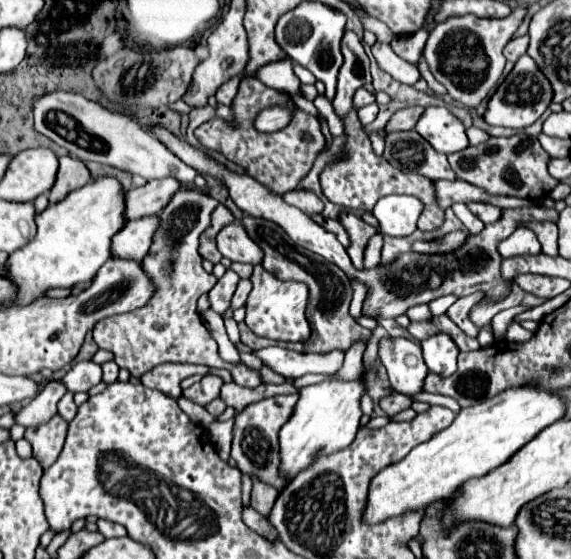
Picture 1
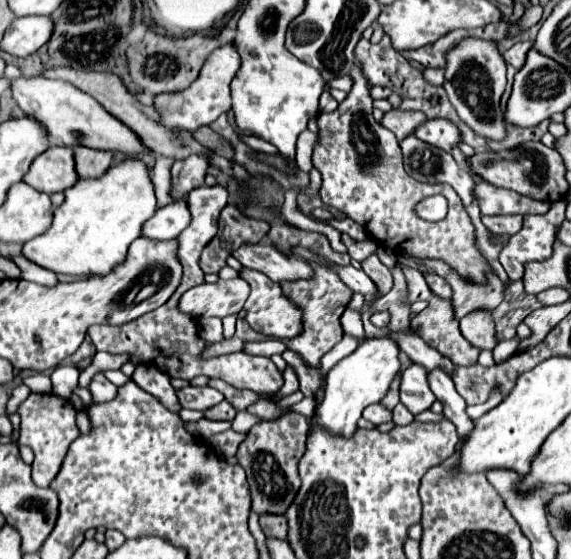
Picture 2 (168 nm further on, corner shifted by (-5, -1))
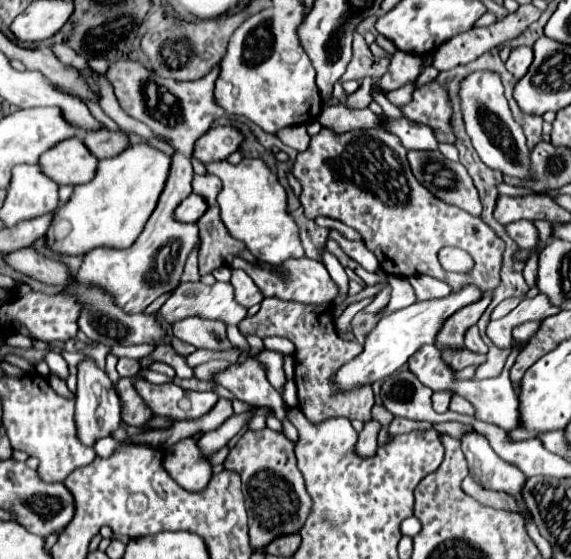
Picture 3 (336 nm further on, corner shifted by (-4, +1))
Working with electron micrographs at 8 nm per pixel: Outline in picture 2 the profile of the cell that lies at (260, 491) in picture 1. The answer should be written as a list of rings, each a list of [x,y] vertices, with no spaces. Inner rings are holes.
[[[263,516],[259,518],[265,536],[269,538],[285,538],[287,540],[287,518],[285,516]]]

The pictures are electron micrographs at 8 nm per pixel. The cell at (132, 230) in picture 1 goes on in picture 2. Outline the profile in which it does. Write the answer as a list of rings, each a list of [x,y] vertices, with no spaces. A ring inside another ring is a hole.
[[[177,200],[165,208],[159,208],[151,220],[143,226],[143,236],[151,240],[171,240],[177,238],[191,222],[191,212],[187,212],[187,202]]]

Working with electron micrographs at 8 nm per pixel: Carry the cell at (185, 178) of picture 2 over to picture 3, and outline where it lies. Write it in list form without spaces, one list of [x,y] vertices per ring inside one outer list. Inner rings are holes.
[[[230,126],[210,128],[202,138],[196,140],[192,156],[202,164],[220,162],[226,160],[232,152],[236,152],[240,142],[242,142],[242,134],[236,128]]]

